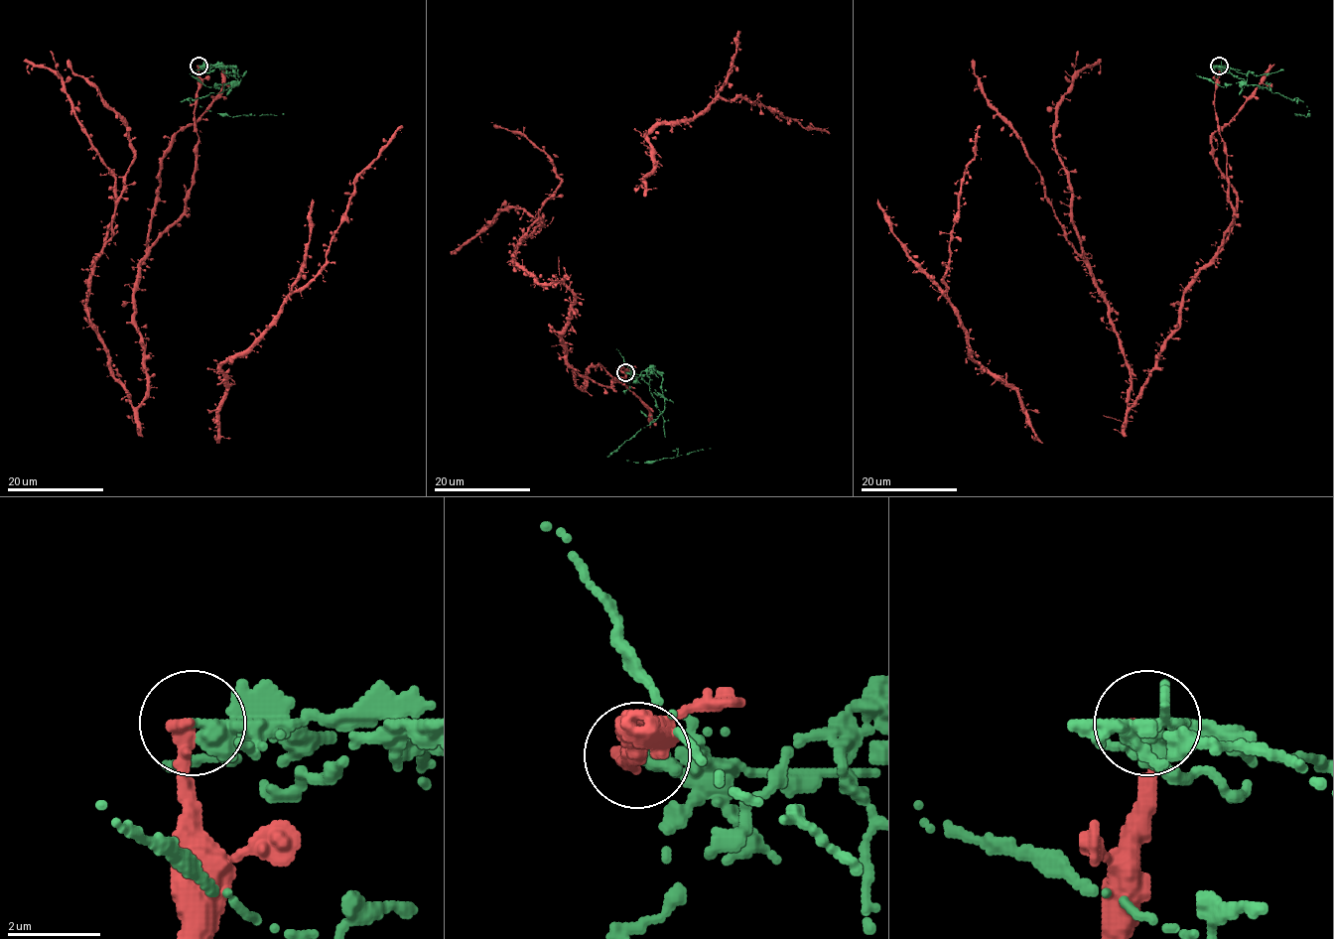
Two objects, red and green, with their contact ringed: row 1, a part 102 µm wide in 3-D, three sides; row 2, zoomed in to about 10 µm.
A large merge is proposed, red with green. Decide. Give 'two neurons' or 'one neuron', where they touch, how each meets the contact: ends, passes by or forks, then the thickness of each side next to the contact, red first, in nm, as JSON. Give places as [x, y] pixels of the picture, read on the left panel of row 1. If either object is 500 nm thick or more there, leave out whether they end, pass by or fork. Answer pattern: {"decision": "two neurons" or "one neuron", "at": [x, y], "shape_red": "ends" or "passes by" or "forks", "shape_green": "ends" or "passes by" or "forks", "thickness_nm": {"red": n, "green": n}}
{"decision": "two neurons", "at": [199, 66], "shape_red": "ends", "shape_green": "ends", "thickness_nm": {"red": 400, "green": 420}}

